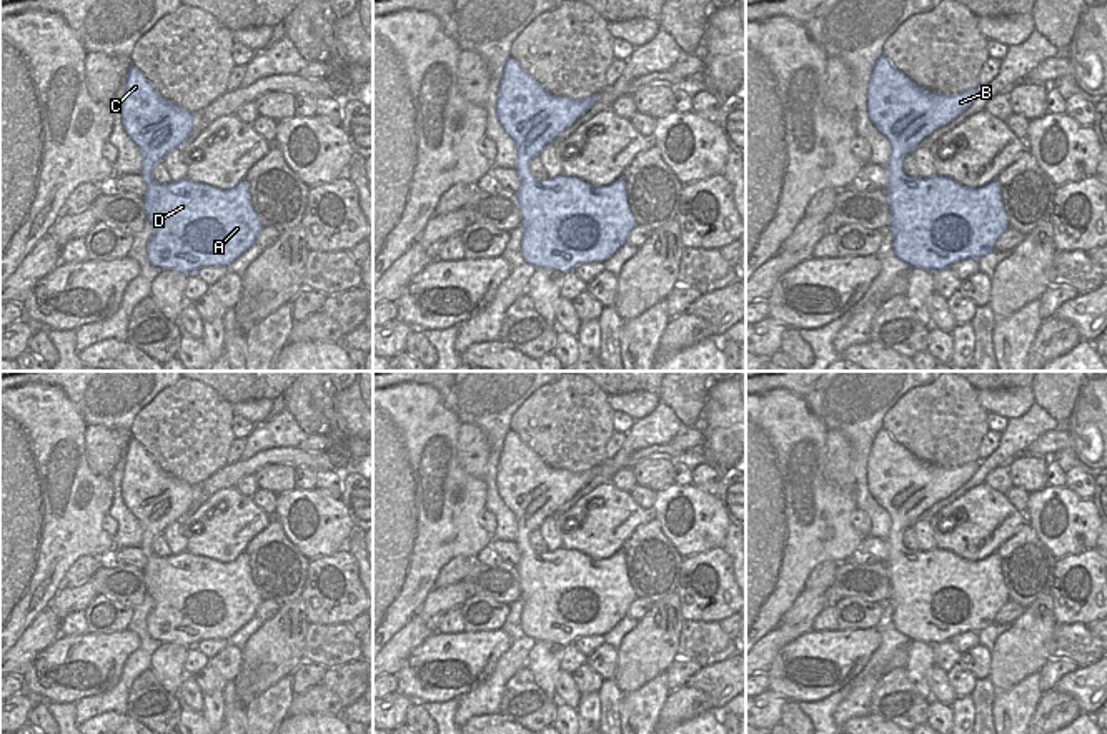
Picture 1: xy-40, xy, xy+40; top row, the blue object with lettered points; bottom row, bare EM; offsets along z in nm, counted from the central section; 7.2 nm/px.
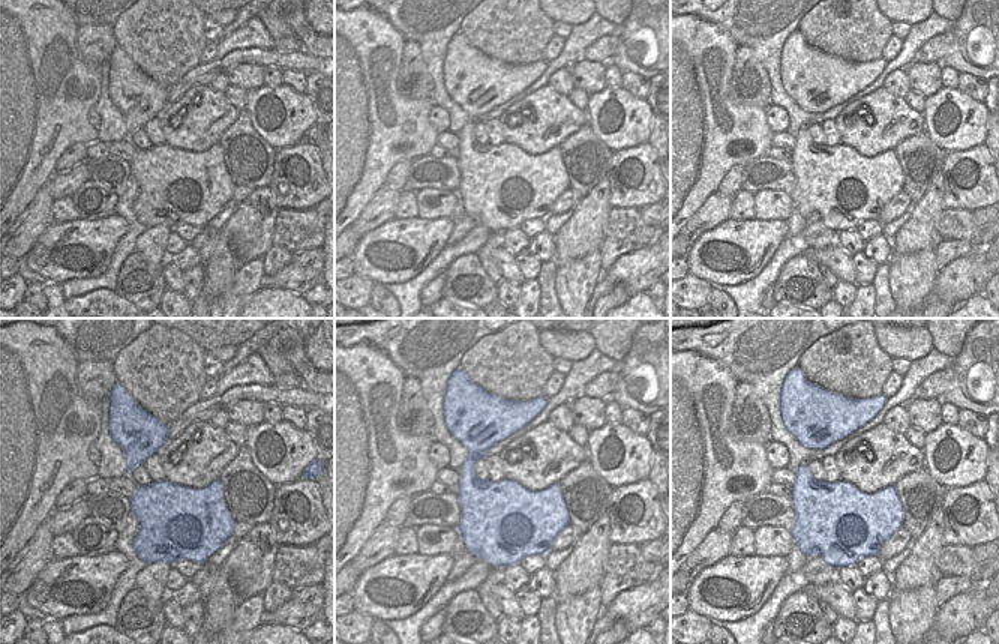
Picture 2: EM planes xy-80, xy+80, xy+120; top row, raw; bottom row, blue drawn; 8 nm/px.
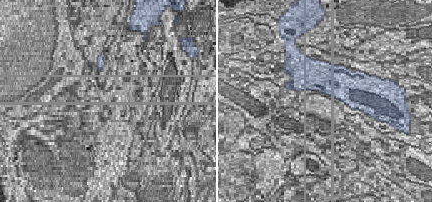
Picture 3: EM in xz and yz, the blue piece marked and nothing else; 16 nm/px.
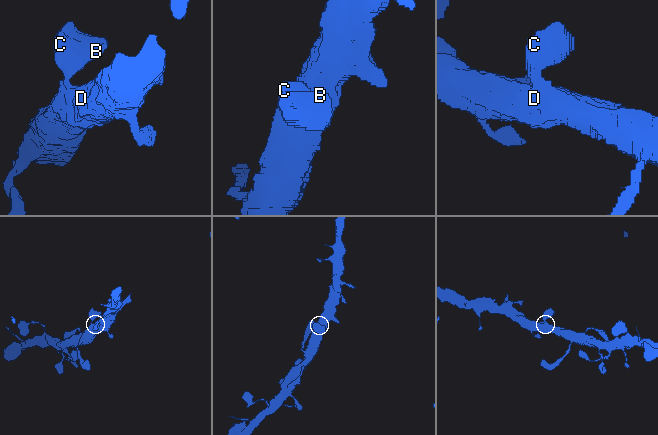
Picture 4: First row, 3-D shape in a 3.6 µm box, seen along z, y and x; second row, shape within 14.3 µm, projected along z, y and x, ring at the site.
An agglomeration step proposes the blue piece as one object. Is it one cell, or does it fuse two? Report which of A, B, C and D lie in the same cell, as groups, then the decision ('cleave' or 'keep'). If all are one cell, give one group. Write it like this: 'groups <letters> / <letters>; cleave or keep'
groups A B C D; keep

